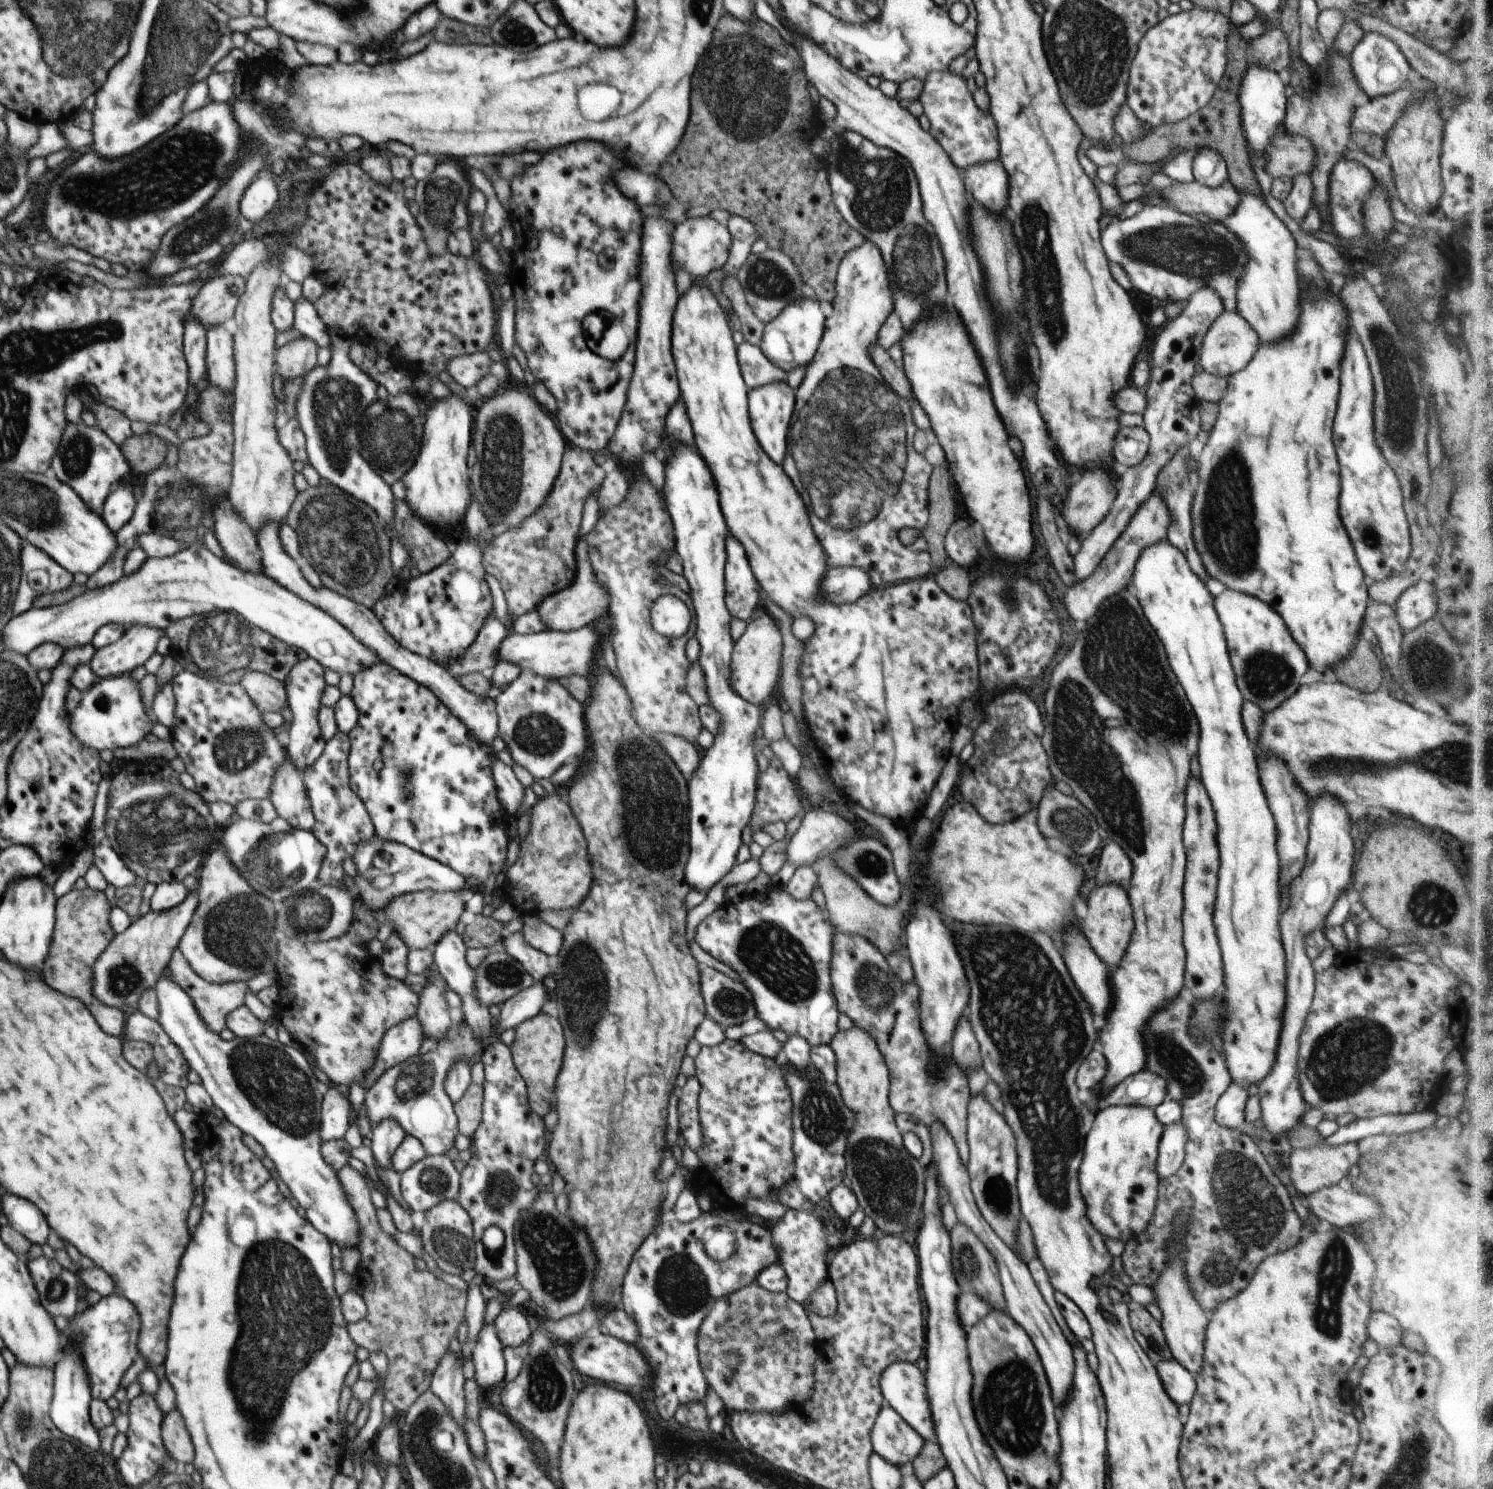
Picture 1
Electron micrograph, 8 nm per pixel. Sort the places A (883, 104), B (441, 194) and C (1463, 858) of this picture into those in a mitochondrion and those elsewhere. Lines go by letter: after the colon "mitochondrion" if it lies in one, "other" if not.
A: other
B: mitochondrion
C: other

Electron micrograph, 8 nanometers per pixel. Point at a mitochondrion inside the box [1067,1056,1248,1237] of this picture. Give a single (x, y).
(1135, 1186)

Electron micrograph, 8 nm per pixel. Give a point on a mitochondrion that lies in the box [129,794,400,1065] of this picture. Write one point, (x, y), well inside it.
(236, 931)

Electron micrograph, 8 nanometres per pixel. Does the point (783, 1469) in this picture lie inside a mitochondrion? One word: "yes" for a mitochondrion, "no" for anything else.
no

